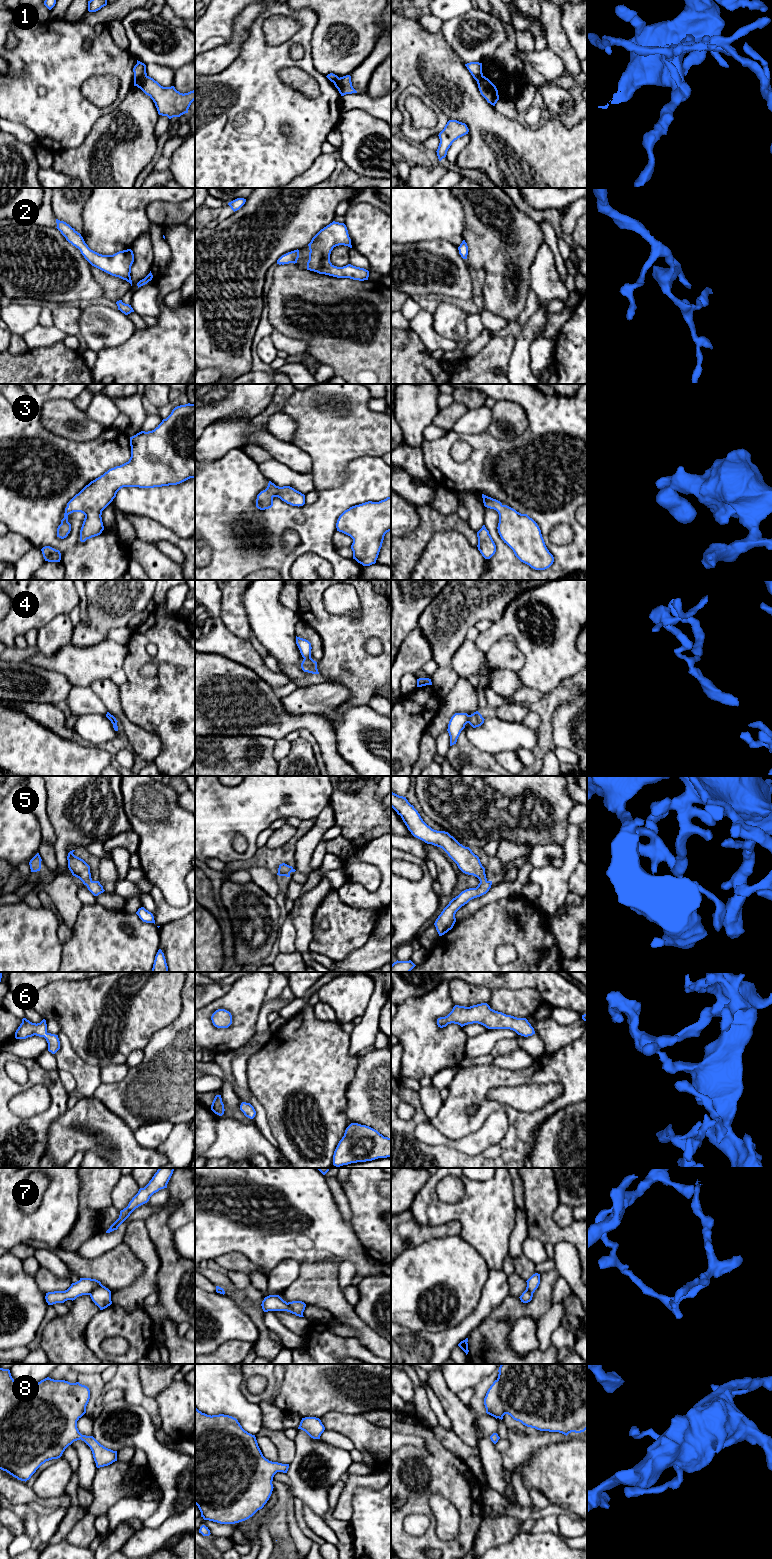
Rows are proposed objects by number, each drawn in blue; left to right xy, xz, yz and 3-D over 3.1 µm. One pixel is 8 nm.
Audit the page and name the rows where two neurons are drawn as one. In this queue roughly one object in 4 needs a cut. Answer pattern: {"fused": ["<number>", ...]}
{"fused": ["1", "4", "7"]}

